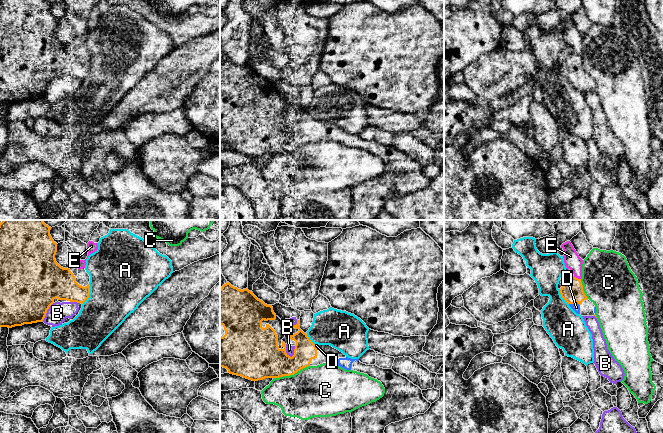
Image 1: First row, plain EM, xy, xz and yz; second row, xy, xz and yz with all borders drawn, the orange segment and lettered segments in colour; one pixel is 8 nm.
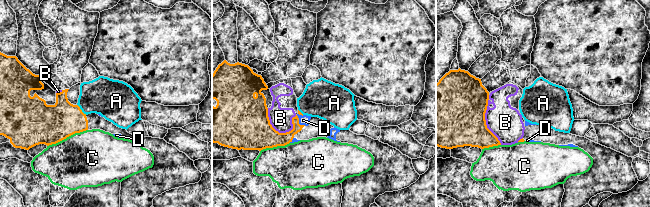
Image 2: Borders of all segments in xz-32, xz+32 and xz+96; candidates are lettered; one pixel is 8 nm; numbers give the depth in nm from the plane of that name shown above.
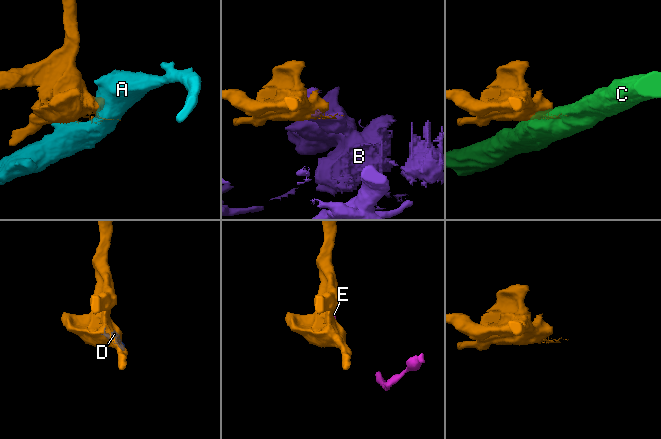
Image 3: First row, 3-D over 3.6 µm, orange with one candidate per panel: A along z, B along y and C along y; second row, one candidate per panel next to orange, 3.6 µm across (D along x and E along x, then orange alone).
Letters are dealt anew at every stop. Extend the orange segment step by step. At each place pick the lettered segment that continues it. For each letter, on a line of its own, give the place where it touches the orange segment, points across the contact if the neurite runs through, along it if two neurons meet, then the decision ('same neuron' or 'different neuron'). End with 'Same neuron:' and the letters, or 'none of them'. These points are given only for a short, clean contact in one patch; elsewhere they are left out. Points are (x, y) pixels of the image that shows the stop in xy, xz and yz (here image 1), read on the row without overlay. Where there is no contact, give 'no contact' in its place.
A: xy (89, 69) | different neuron
B: xz (285, 127) | different neuron
C: xz (291, 150) | different neuron
D: yz (574, 79) | same neuron
E: yz (577, 54) | different neuron
Same neuron: D

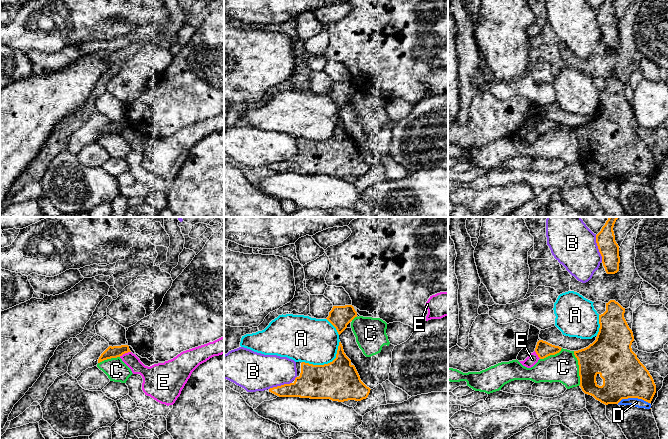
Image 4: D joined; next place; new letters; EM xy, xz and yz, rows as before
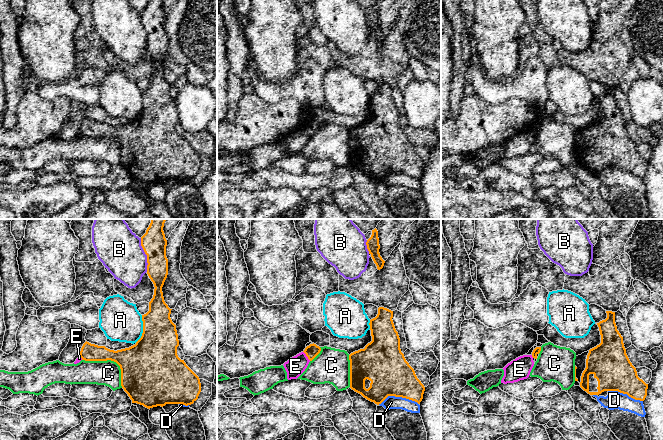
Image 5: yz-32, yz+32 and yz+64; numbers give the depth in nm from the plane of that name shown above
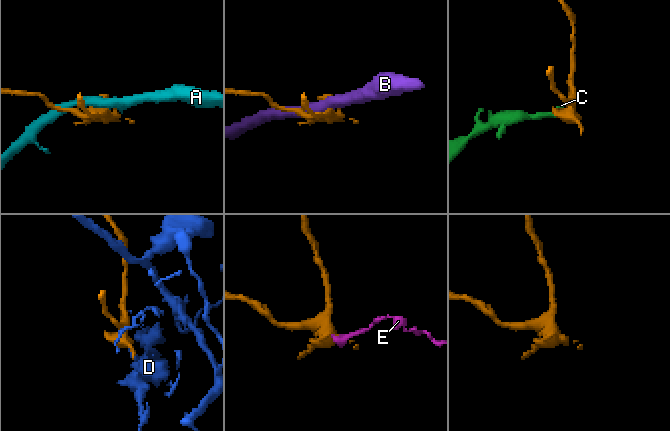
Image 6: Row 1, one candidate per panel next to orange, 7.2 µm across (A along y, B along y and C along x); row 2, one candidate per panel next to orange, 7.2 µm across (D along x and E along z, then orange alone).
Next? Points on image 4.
A: xz (326, 140) | different neuron
B: yz (598, 24) | different neuron
C: yz (579, 144) | along yz (573, 127), (578, 141), (579, 161) | different neuron
D: yz (633, 173) | different neuron
E: xy (124, 129) | along xy (130, 127), (119, 132) | different neuron
Same neuron: none of them

